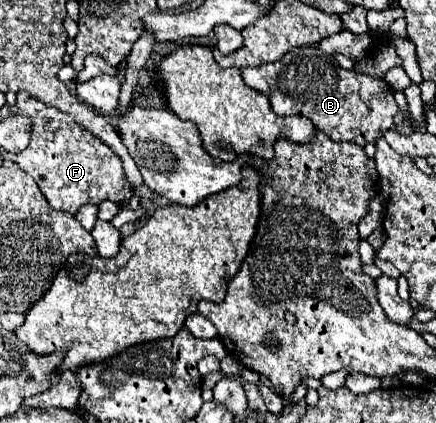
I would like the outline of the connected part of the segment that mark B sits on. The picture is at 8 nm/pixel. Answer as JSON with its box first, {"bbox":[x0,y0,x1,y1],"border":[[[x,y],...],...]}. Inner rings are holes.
{"bbox":[241,45,399,147],"border":[[[315,45],[295,47],[273,63],[245,67],[241,69],[241,77],[251,89],[269,97],[275,115],[303,115],[337,143],[351,141],[365,147],[377,141],[377,137],[393,125],[393,117],[399,111],[391,91],[383,89],[383,81],[341,69],[335,57],[321,53]]]}

